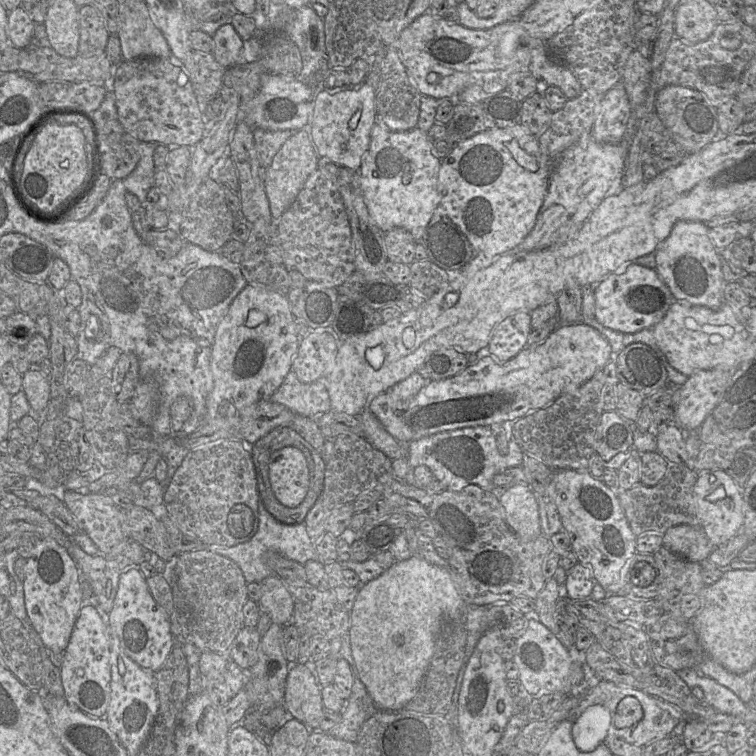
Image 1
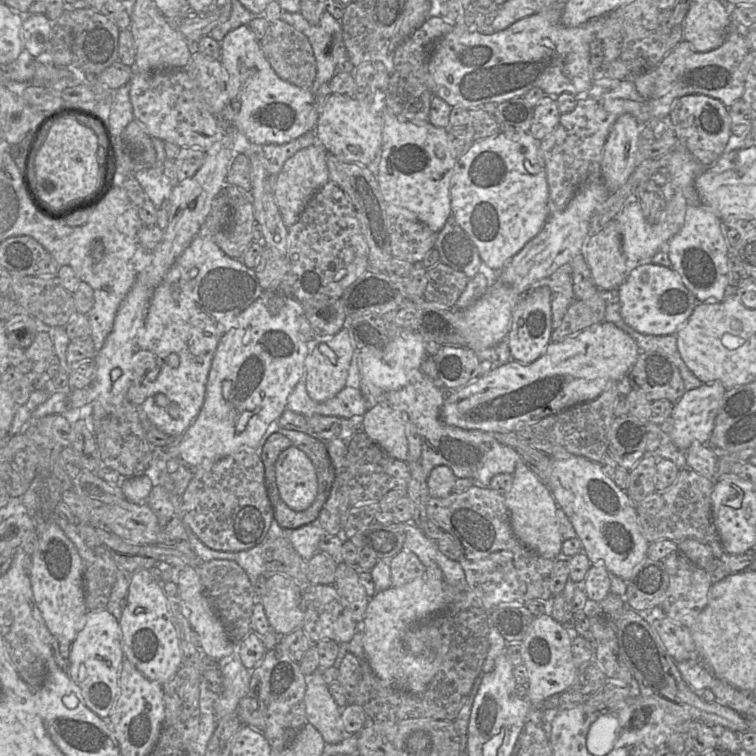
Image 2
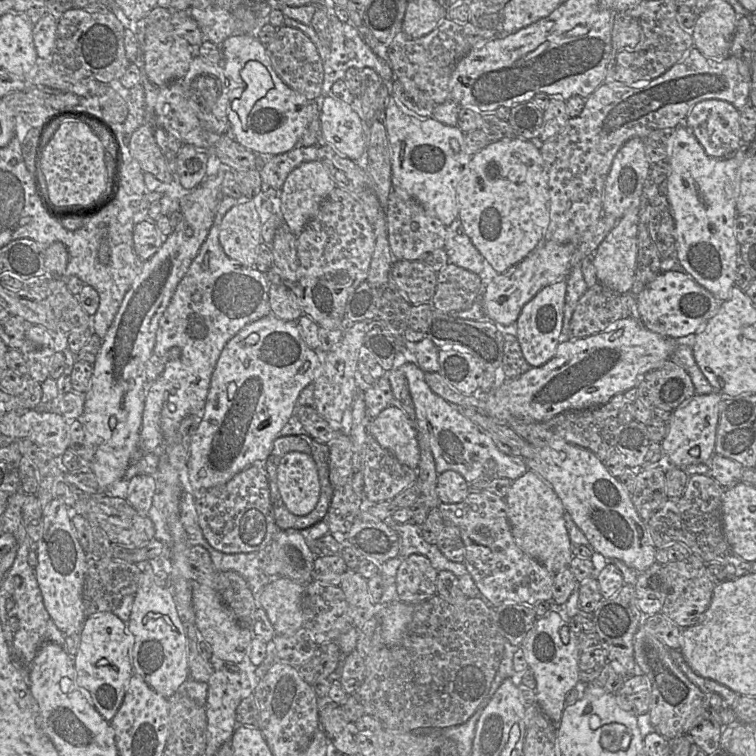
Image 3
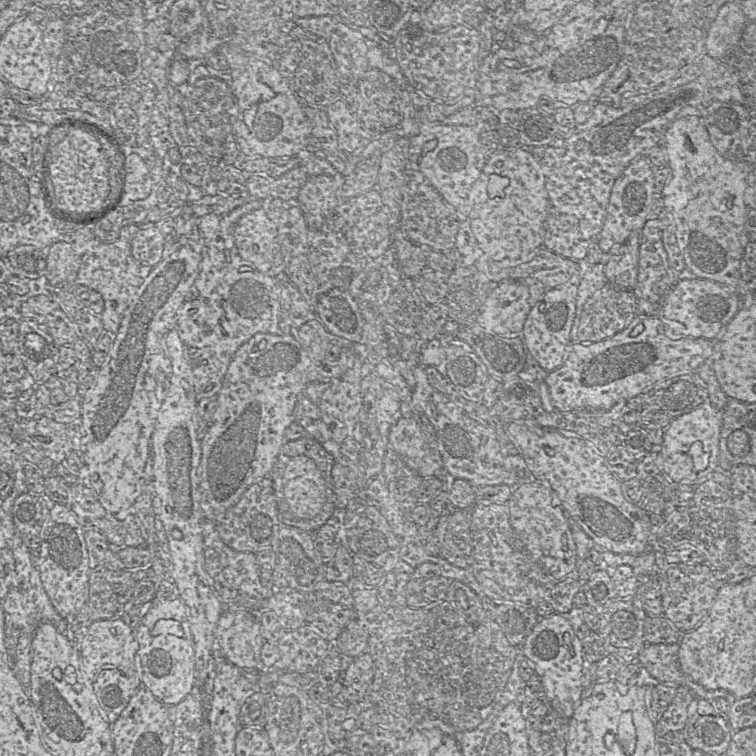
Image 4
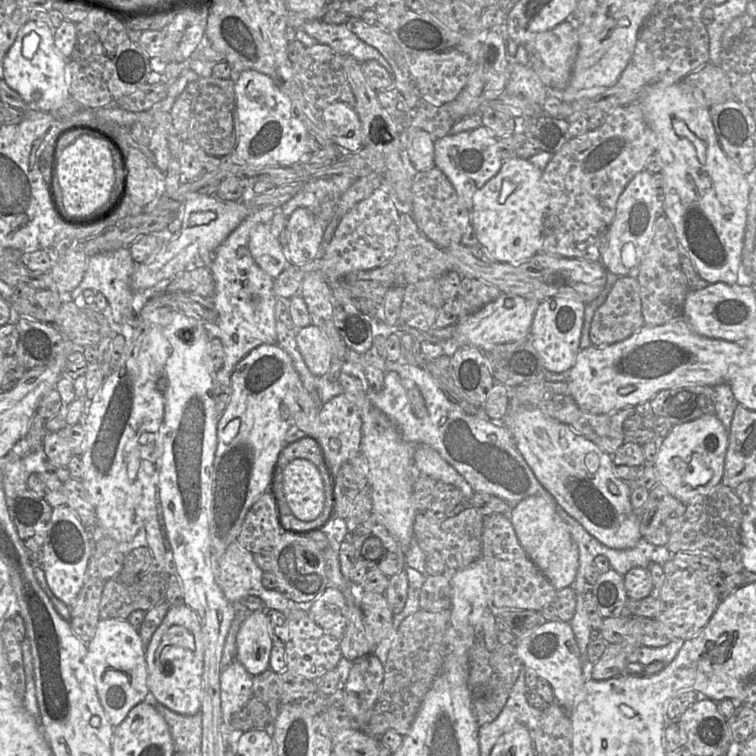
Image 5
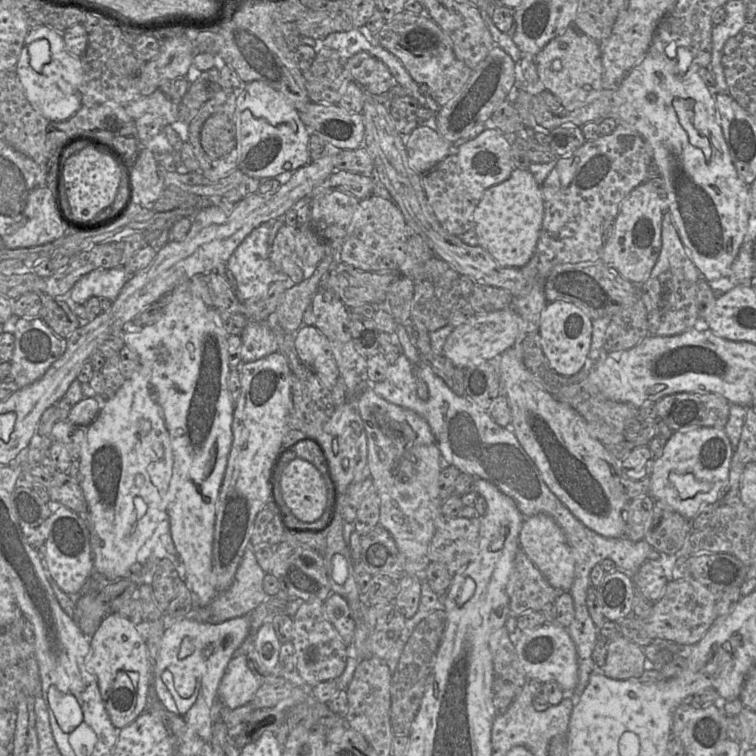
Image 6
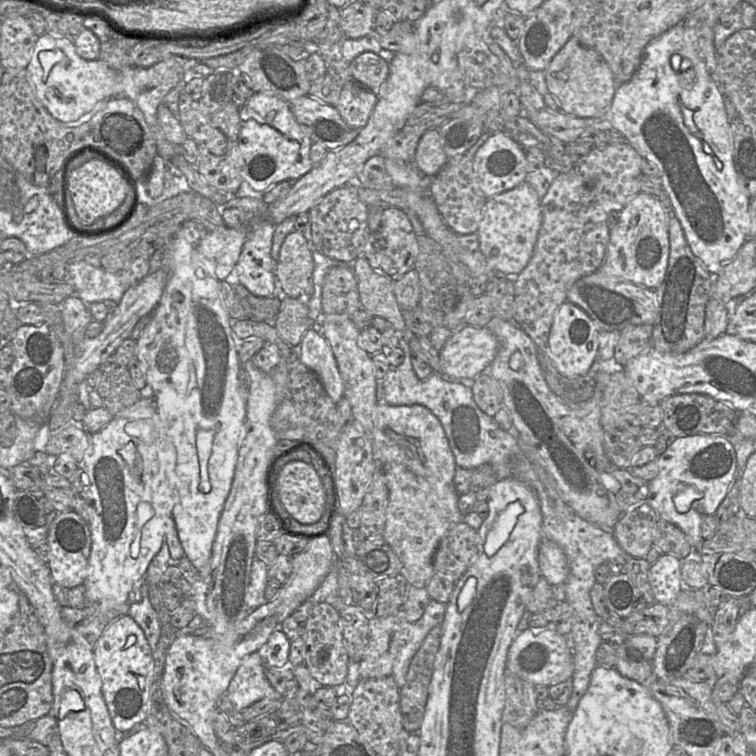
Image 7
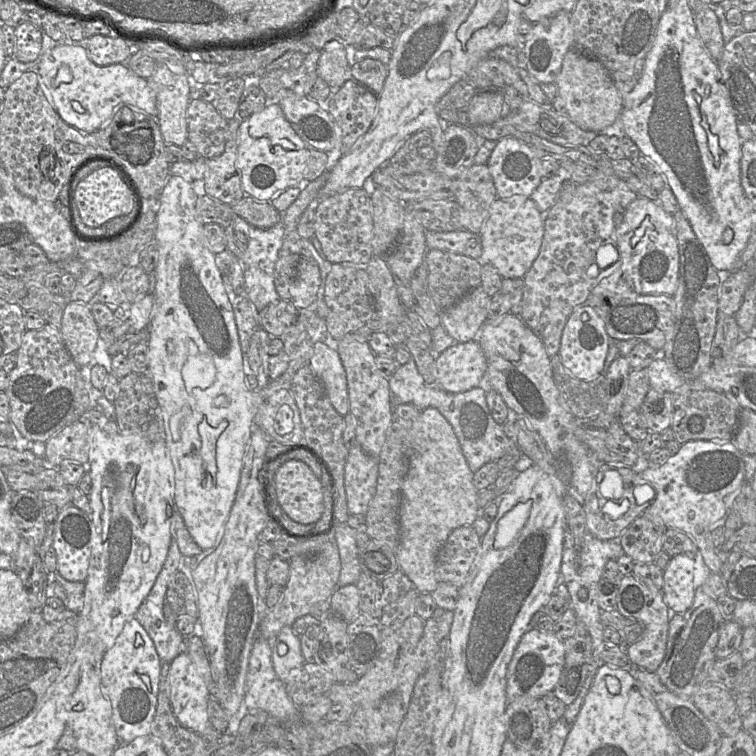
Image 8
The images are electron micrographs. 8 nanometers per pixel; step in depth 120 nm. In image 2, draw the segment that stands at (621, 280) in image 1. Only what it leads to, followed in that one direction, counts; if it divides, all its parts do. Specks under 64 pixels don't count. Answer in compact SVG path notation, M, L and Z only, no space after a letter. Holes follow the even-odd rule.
M651 263L631 264L617 292L624 322L635 331L647 335L675 335L700 303L671 267Z

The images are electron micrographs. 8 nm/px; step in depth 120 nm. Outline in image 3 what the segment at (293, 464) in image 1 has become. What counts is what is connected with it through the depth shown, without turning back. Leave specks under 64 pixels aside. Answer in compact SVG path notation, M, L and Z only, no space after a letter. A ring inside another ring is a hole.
M297 451L285 454L278 466L277 484L285 506L294 515L308 515L316 507L321 486L310 454Z

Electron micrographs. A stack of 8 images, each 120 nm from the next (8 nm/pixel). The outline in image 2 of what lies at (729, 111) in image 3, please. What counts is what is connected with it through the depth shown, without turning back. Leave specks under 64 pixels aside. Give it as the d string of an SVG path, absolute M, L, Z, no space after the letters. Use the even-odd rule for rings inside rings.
M690 94L676 99L669 113L679 144L683 146L702 167L713 165L727 146L731 132L728 108L718 99L702 94Z

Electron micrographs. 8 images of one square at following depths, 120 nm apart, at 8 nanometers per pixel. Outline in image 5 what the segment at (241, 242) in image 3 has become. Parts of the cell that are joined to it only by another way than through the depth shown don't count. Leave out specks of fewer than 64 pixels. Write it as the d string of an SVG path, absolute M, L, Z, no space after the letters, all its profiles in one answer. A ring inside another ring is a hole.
M258 224L250 232L249 250L260 268L276 278L290 263L269 224Z

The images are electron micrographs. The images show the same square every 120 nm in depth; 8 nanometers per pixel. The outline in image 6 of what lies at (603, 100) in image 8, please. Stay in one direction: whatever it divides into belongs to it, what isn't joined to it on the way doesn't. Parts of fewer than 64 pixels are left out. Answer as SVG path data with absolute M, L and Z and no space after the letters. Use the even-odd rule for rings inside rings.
M573 25L536 54L534 63L539 81L560 100L566 111L582 107L604 89L600 45Z

